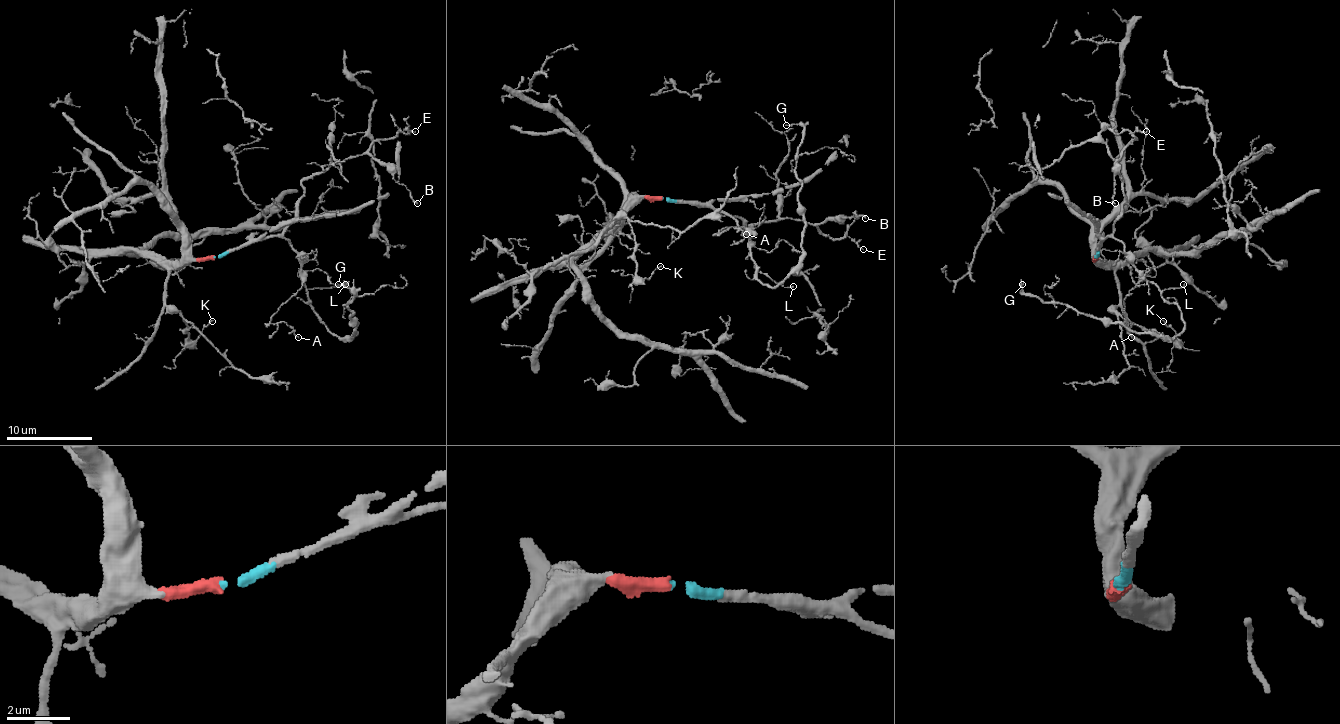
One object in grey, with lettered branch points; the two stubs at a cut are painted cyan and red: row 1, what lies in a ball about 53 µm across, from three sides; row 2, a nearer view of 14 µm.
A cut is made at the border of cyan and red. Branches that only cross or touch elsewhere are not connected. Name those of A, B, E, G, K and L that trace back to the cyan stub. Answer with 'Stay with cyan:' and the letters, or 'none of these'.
Stay with cyan: A, B, E, G, L

